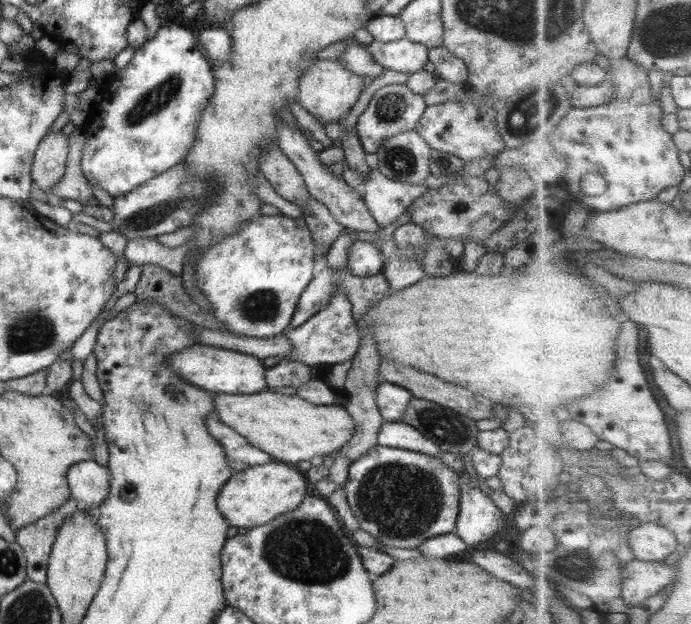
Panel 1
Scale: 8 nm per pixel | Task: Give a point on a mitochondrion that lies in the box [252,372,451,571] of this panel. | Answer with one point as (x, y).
(399, 500)

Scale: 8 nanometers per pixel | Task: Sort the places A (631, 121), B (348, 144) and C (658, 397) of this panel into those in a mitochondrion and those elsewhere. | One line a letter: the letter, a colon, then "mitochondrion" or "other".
A: mitochondrion
B: other
C: other

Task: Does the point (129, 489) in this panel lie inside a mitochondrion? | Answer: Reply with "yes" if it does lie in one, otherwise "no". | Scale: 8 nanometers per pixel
no

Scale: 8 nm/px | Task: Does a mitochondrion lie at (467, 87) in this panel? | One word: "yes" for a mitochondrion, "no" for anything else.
no

